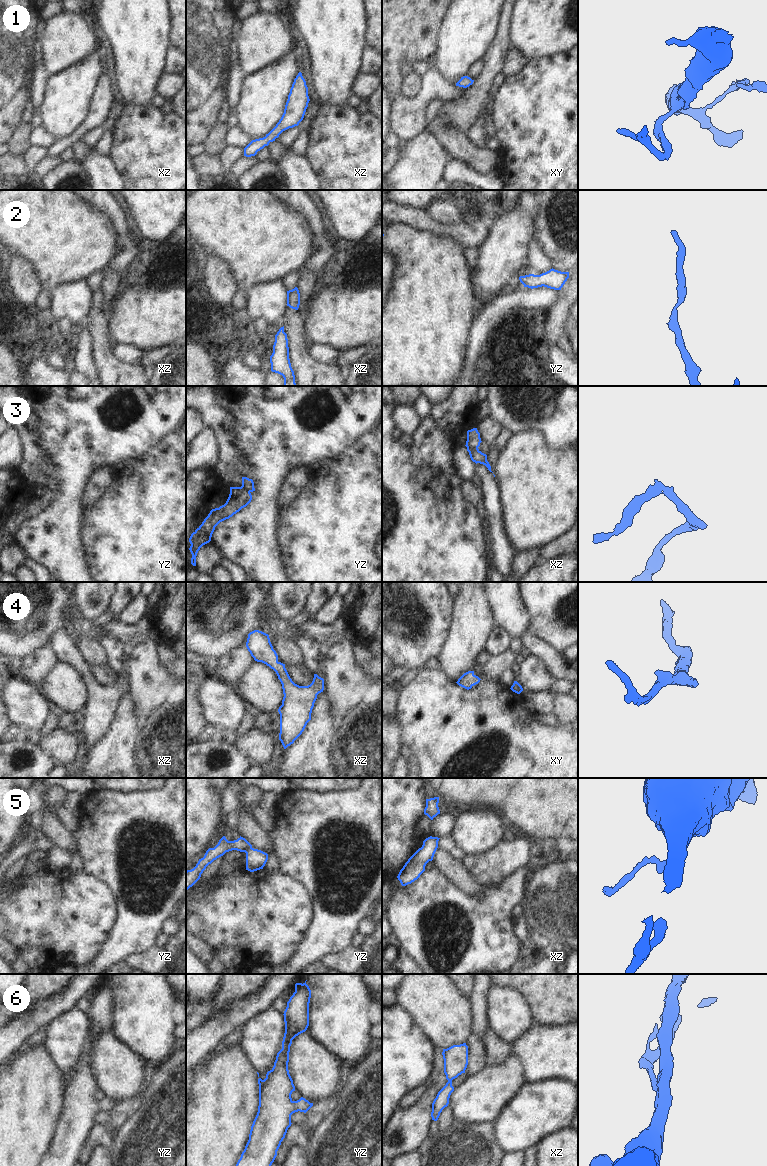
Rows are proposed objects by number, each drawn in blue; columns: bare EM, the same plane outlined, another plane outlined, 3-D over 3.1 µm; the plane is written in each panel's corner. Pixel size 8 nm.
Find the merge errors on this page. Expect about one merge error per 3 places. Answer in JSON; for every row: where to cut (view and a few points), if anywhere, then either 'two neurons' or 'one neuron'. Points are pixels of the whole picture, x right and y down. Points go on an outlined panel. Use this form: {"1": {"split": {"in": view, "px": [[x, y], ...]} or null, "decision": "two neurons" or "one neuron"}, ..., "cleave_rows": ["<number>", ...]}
{"1": {"split": null, "decision": "one neuron"}, "2": {"split": null, "decision": "one neuron"}, "3": {"split": {"in": "xz", "px": [[467, 446], [477, 449]]}, "decision": "two neurons"}, "4": {"split": null, "decision": "one neuron"}, "5": {"split": {"in": "yz", "px": [[251, 847], [245, 852]]}, "decision": "two neurons"}, "6": {"split": null, "decision": "one neuron"}, "cleave_rows": ["3", "5"]}

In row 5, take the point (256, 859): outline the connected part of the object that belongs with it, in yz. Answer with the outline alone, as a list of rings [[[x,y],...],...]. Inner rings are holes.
[[[251,848],[248,852],[246,852],[246,870],[254,872],[263,869],[267,860],[267,853]]]

